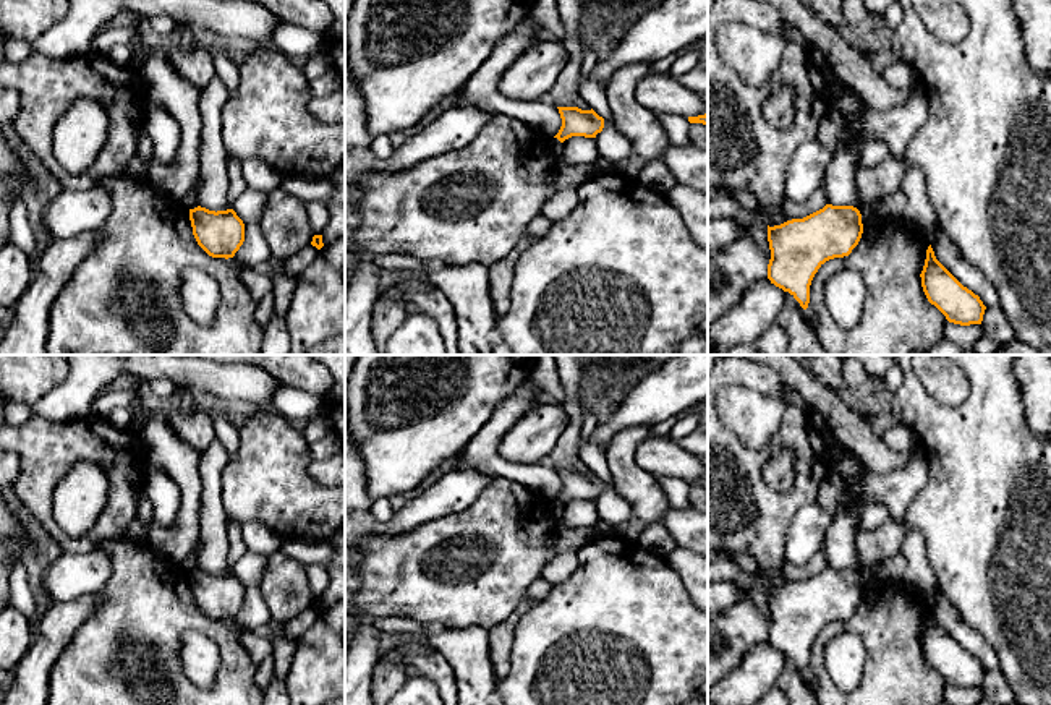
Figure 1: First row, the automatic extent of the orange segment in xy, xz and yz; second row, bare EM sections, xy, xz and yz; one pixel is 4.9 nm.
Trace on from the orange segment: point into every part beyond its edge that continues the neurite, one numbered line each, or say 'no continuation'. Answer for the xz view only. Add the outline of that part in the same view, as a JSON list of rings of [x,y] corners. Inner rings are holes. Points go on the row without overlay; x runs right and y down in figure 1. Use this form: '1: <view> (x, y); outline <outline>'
no continuation

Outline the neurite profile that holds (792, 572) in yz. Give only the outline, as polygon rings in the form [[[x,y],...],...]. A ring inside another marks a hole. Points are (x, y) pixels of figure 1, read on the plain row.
[[[824,546],[813,556],[810,562],[805,566],[794,566],[794,564],[785,564],[784,566],[784,577],[787,579],[789,583],[792,582],[803,582],[819,572],[823,572],[828,567],[828,558]]]

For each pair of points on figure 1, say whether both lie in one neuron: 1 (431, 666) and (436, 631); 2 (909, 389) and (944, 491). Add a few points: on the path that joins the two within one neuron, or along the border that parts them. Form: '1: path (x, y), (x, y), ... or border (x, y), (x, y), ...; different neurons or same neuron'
1: border (425, 640), (444, 657), (455, 679); different neurons
2: path (919, 415), (944, 441), (944, 465); same neuron

